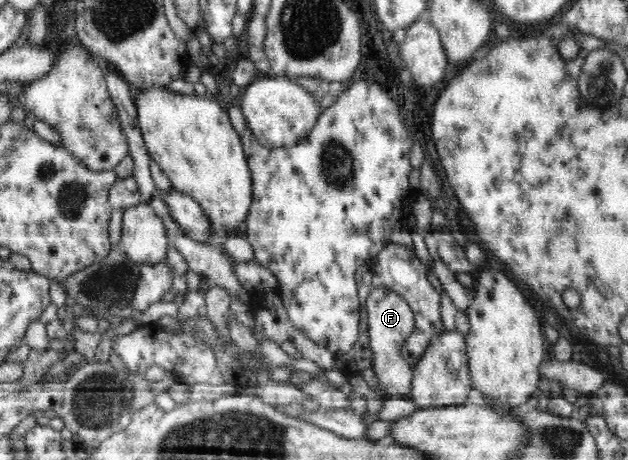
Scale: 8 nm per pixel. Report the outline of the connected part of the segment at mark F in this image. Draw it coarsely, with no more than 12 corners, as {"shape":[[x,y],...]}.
{"shape":[[399,294],[366,300],[381,397],[410,397],[413,367],[401,347],[415,315]]}

